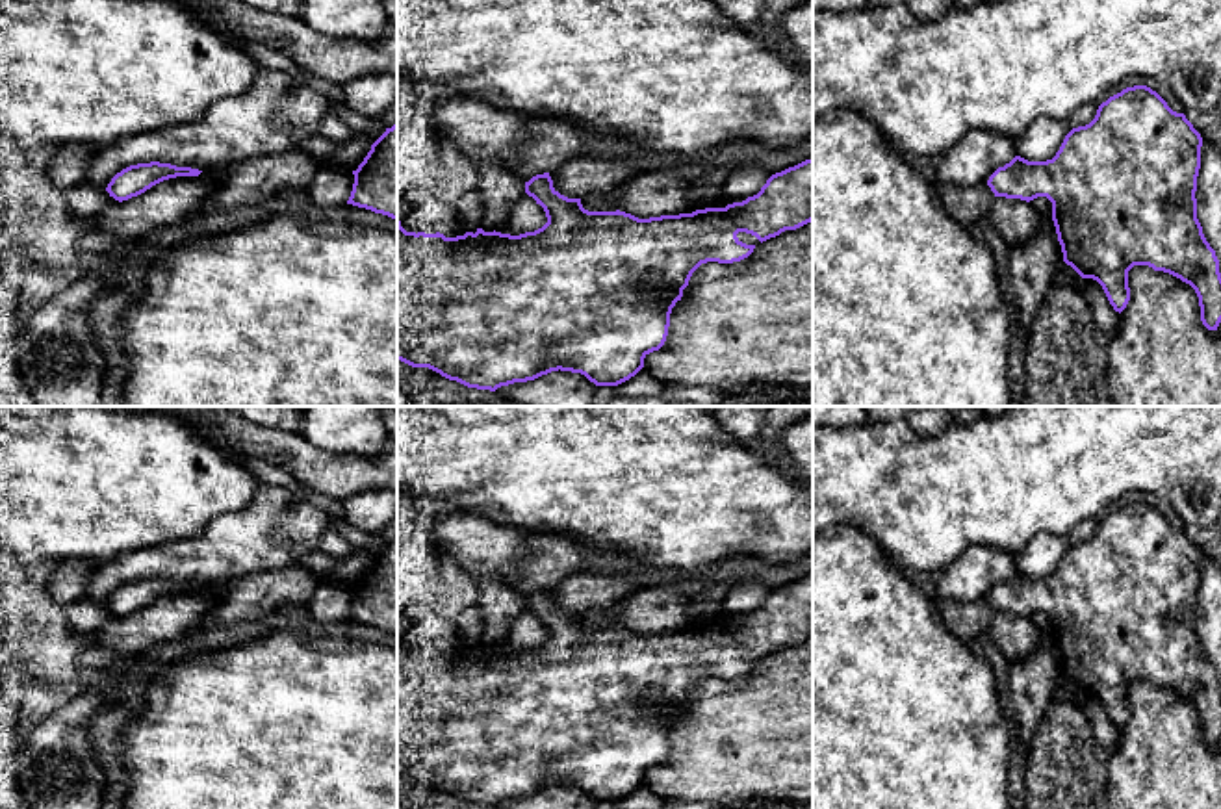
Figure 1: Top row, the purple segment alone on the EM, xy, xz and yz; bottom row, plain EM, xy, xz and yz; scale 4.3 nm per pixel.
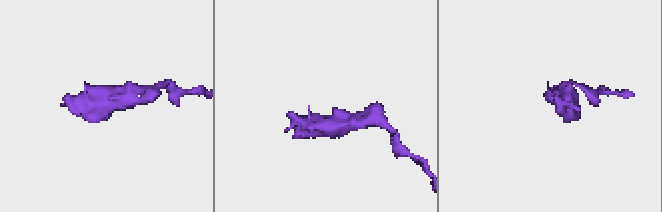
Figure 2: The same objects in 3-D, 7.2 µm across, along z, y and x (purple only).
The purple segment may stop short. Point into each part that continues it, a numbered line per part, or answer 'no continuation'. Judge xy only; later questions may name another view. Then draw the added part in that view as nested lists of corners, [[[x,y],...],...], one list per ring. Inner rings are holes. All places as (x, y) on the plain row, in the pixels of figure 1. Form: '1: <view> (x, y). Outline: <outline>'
no continuation

